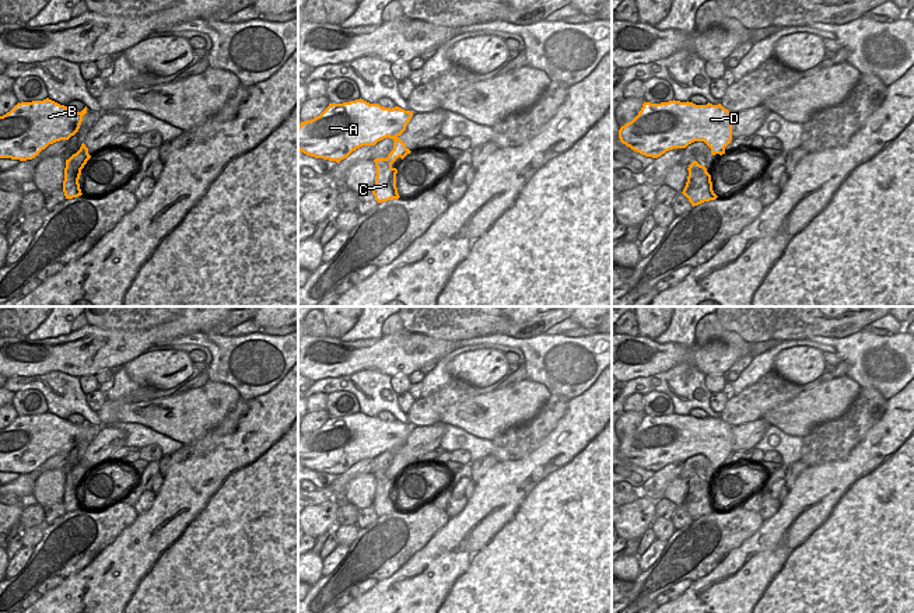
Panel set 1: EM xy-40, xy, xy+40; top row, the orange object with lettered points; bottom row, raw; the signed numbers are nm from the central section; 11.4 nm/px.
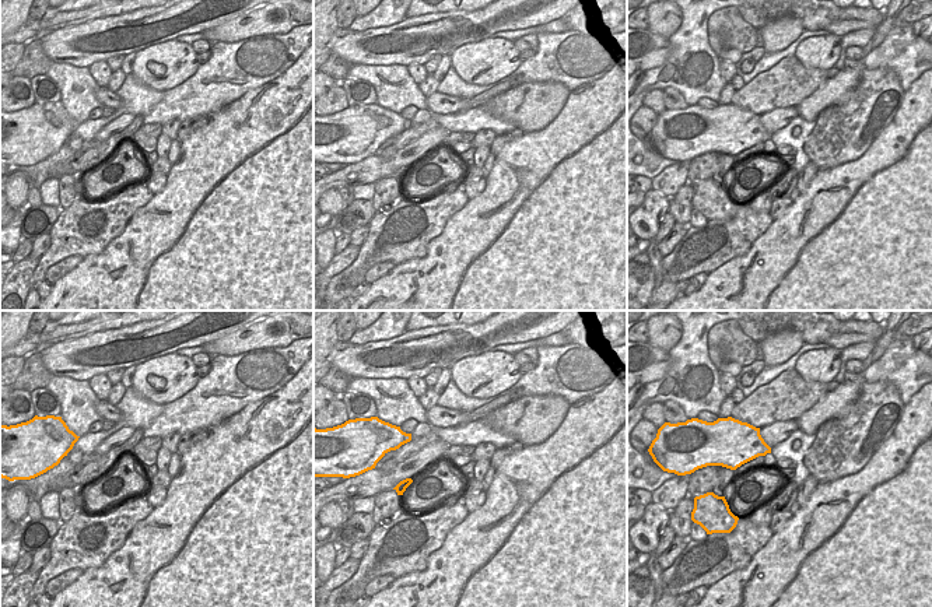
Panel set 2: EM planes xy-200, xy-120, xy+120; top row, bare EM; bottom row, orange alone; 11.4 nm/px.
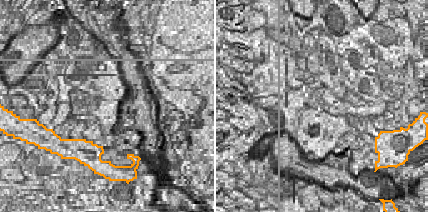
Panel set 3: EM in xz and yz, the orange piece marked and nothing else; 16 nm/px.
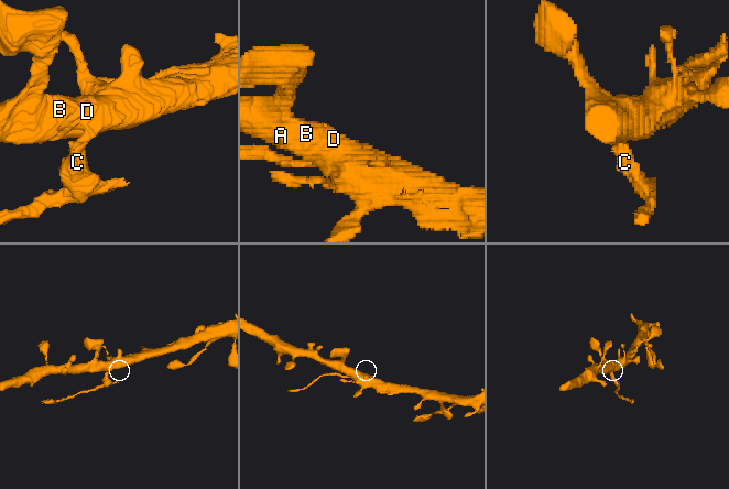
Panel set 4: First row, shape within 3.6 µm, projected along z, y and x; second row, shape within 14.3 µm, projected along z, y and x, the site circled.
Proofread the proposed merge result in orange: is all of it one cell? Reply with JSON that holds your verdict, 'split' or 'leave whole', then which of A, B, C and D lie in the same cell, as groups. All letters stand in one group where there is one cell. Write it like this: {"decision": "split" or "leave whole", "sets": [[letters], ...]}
{"decision": "split", "sets": [["A", "B", "D"], ["C"]]}

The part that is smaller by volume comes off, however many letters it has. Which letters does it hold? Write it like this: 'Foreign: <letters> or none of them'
Foreign: C.

